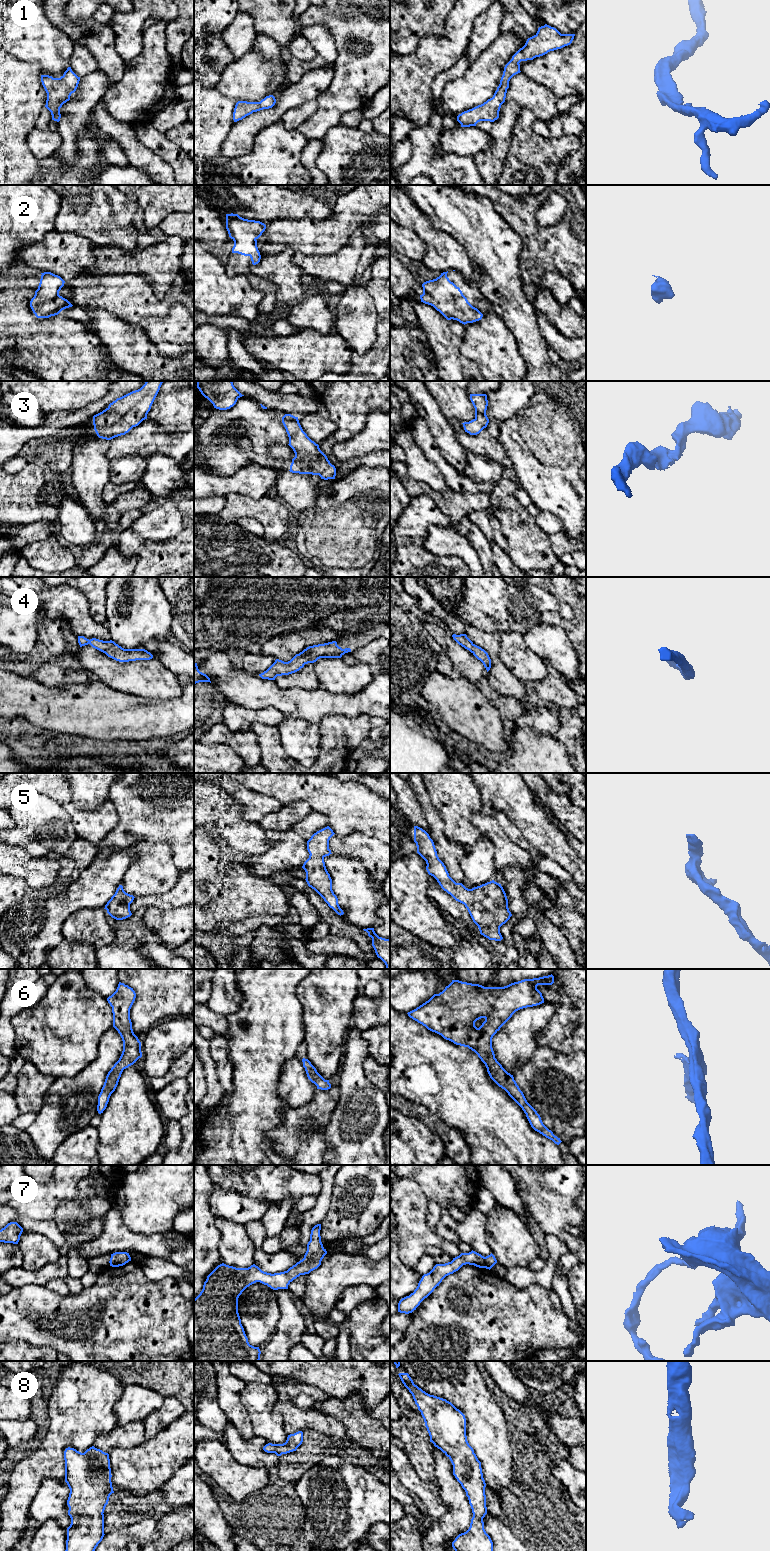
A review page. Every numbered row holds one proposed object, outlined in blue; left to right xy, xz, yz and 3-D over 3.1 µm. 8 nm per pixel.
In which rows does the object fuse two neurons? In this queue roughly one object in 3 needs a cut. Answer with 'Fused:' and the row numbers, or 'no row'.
Fused: no row

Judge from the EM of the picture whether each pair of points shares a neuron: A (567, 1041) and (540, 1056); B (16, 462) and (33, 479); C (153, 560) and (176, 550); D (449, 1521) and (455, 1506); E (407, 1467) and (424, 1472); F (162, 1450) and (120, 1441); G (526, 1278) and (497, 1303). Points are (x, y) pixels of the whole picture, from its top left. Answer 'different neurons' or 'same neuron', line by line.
A: different neurons
B: different neurons
C: same neuron
D: same neuron
E: different neurons
F: different neurons
G: different neurons

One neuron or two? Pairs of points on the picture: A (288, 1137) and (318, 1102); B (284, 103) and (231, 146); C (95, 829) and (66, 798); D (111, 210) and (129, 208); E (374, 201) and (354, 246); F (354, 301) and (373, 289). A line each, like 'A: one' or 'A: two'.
A: one
B: one
C: one
D: one
E: two
F: two

